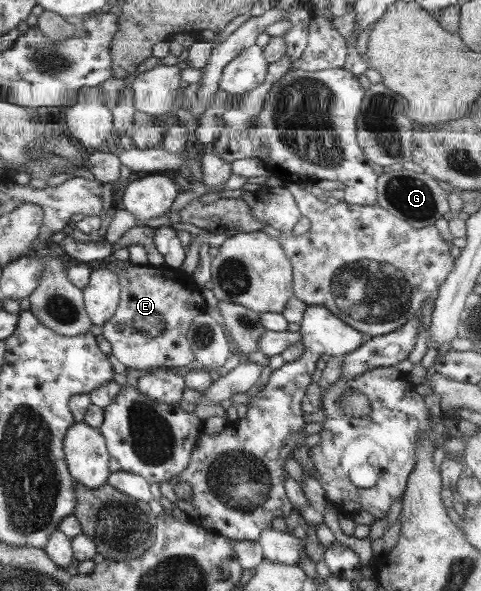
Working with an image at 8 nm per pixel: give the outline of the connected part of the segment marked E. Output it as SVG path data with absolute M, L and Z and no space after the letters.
M128 261L127 267L115 267L114 273L121 282L121 294L114 316L101 325L102 337L110 344L110 354L126 368L145 370L148 368L181 368L193 362L194 356L186 339L186 332L195 316L205 313L205 302L199 288L193 284L191 275L173 274L166 265L159 267L135 266Z

